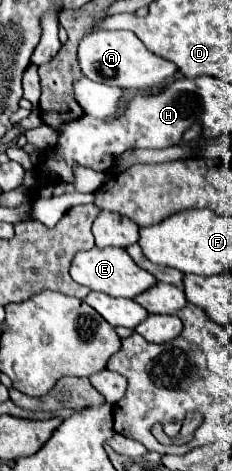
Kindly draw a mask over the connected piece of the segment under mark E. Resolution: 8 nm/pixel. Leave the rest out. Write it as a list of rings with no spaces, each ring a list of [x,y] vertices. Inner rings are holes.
[[[93,247],[91,251],[81,251],[75,255],[73,263],[71,263],[71,277],[93,289],[93,291],[101,291],[101,293],[107,293],[107,295],[113,295],[113,297],[127,297],[127,299],[135,299],[137,295],[141,295],[143,291],[147,291],[149,287],[153,287],[157,283],[157,279],[141,269],[125,249],[119,249],[119,247],[107,247],[107,249],[99,249],[99,247]]]

